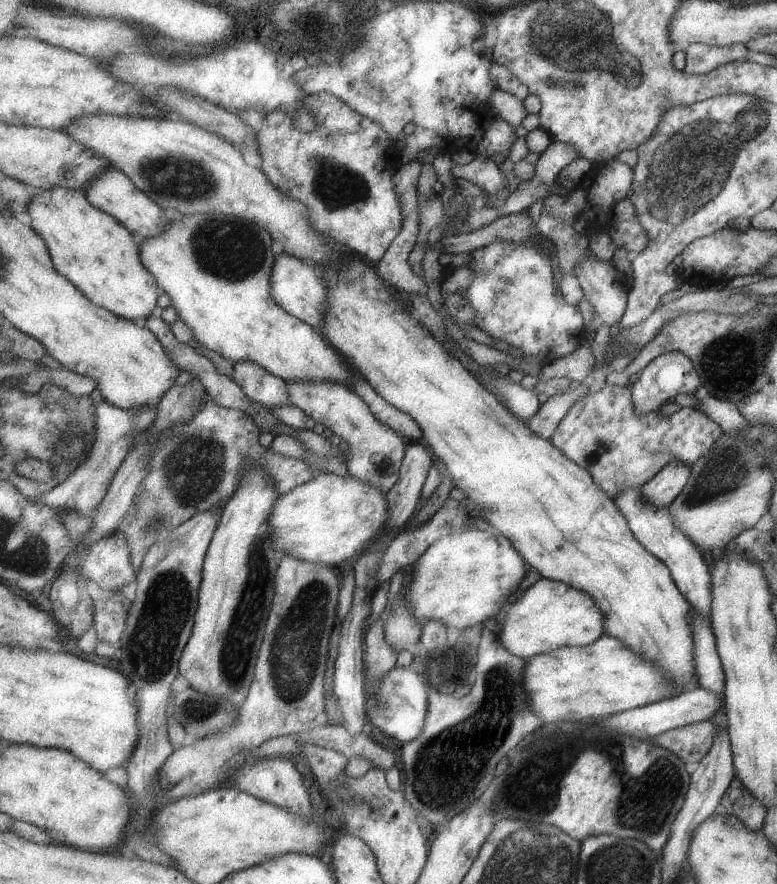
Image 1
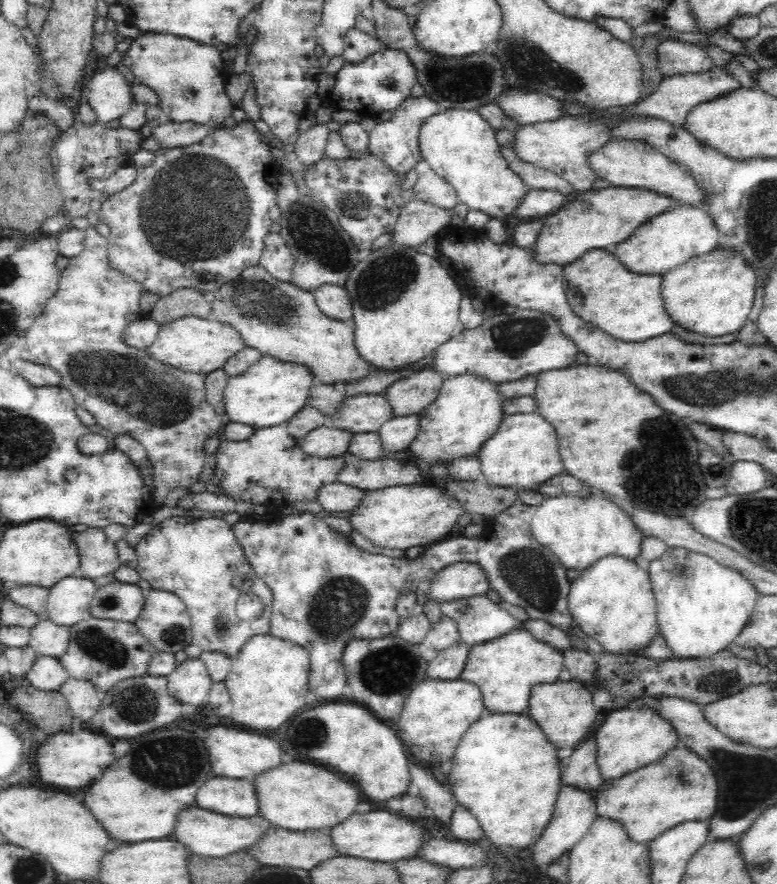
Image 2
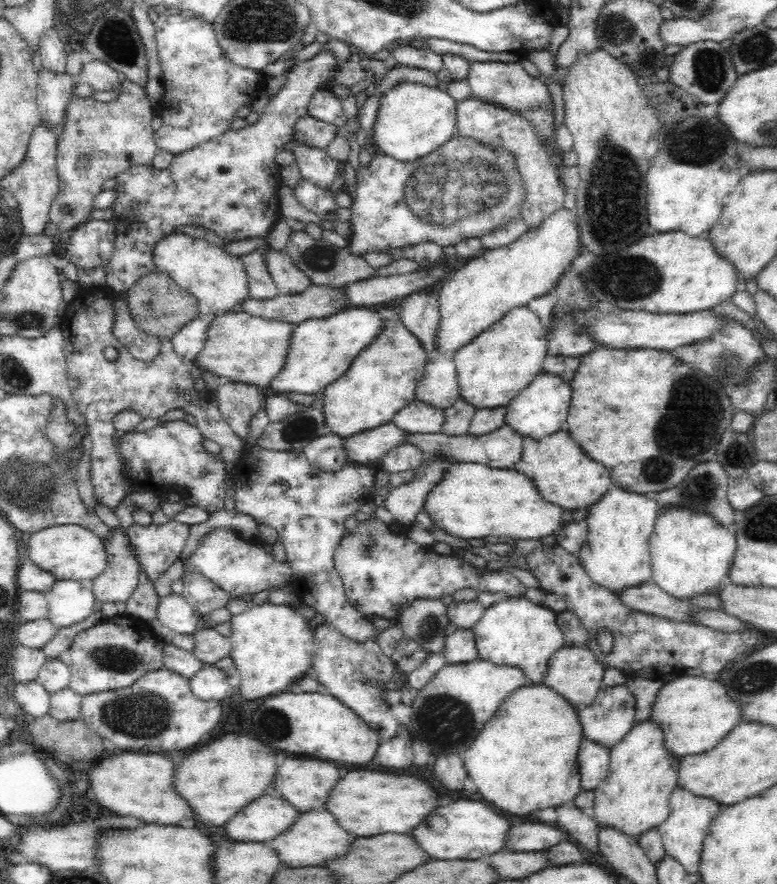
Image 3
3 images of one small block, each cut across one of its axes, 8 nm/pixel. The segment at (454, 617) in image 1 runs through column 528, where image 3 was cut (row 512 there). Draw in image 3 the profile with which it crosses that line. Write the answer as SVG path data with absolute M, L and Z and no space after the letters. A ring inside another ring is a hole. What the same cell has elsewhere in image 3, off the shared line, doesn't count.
M560 430L552 436L540 440L522 438L522 458L516 462L515 469L526 475L533 483L543 500L554 504L569 515L580 508L587 510L603 500L612 486L612 477L602 464L592 462L582 448L571 439L567 431Z

